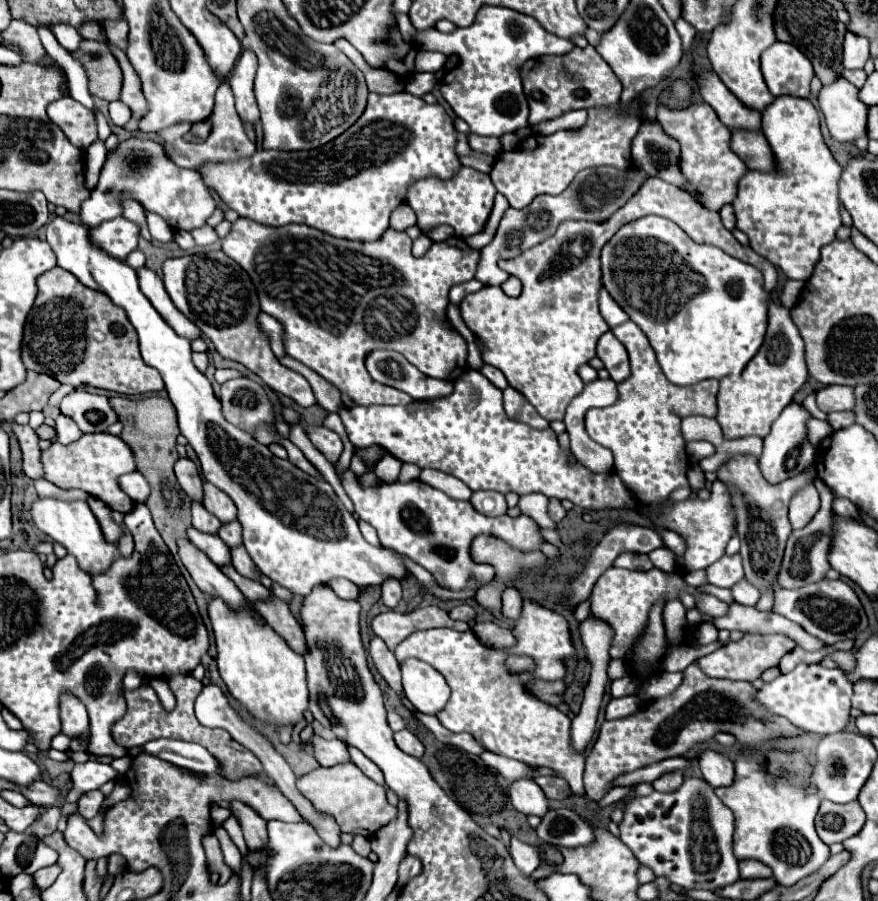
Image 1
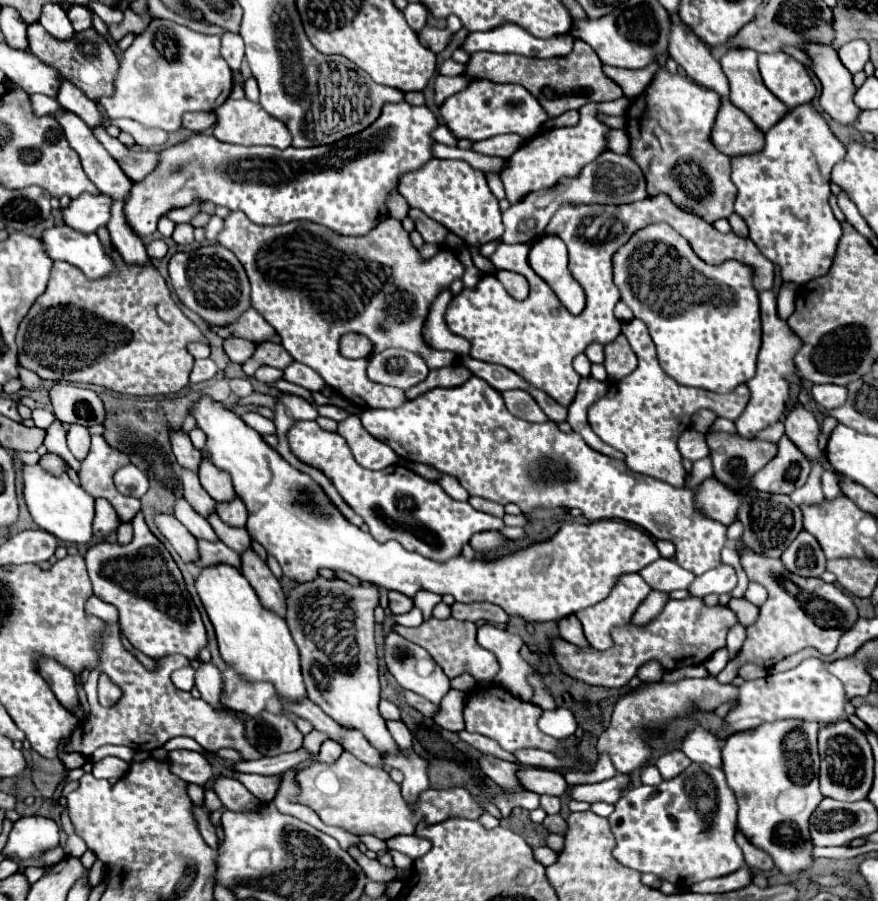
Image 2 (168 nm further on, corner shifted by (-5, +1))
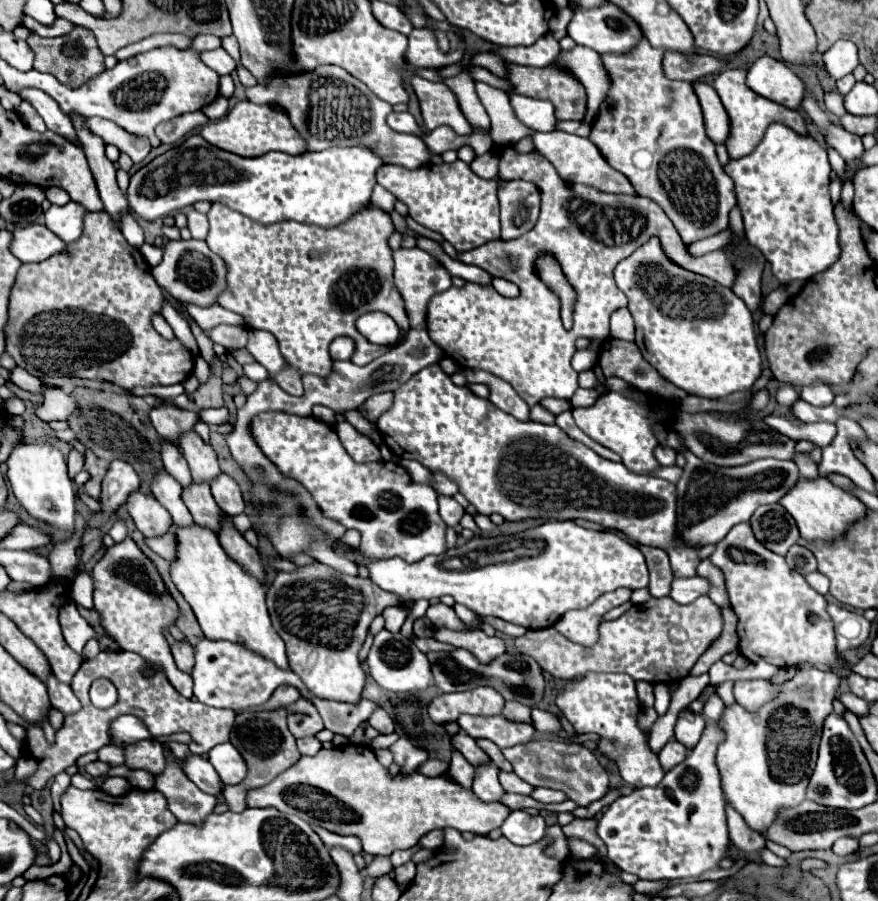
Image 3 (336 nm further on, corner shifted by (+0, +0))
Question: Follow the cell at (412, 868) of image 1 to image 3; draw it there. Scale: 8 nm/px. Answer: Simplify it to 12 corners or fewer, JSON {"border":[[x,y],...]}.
{"border":[[432,830],[420,840],[422,848],[436,850],[444,842],[444,830]]}

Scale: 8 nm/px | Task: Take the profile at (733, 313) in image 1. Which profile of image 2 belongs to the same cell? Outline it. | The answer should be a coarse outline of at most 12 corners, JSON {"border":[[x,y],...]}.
{"border":[[667,223],[613,255],[661,369],[725,393],[755,375],[751,265]]}

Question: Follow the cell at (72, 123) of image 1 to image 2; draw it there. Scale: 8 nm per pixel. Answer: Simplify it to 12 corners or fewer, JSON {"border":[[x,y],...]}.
{"border":[[31,95],[35,115],[53,115],[61,109],[49,95]]}

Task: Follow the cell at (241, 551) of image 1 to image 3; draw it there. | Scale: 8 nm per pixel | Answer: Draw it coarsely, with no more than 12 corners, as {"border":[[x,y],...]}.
{"border":[[192,482],[182,500],[196,524],[220,528],[220,508],[210,484]]}

